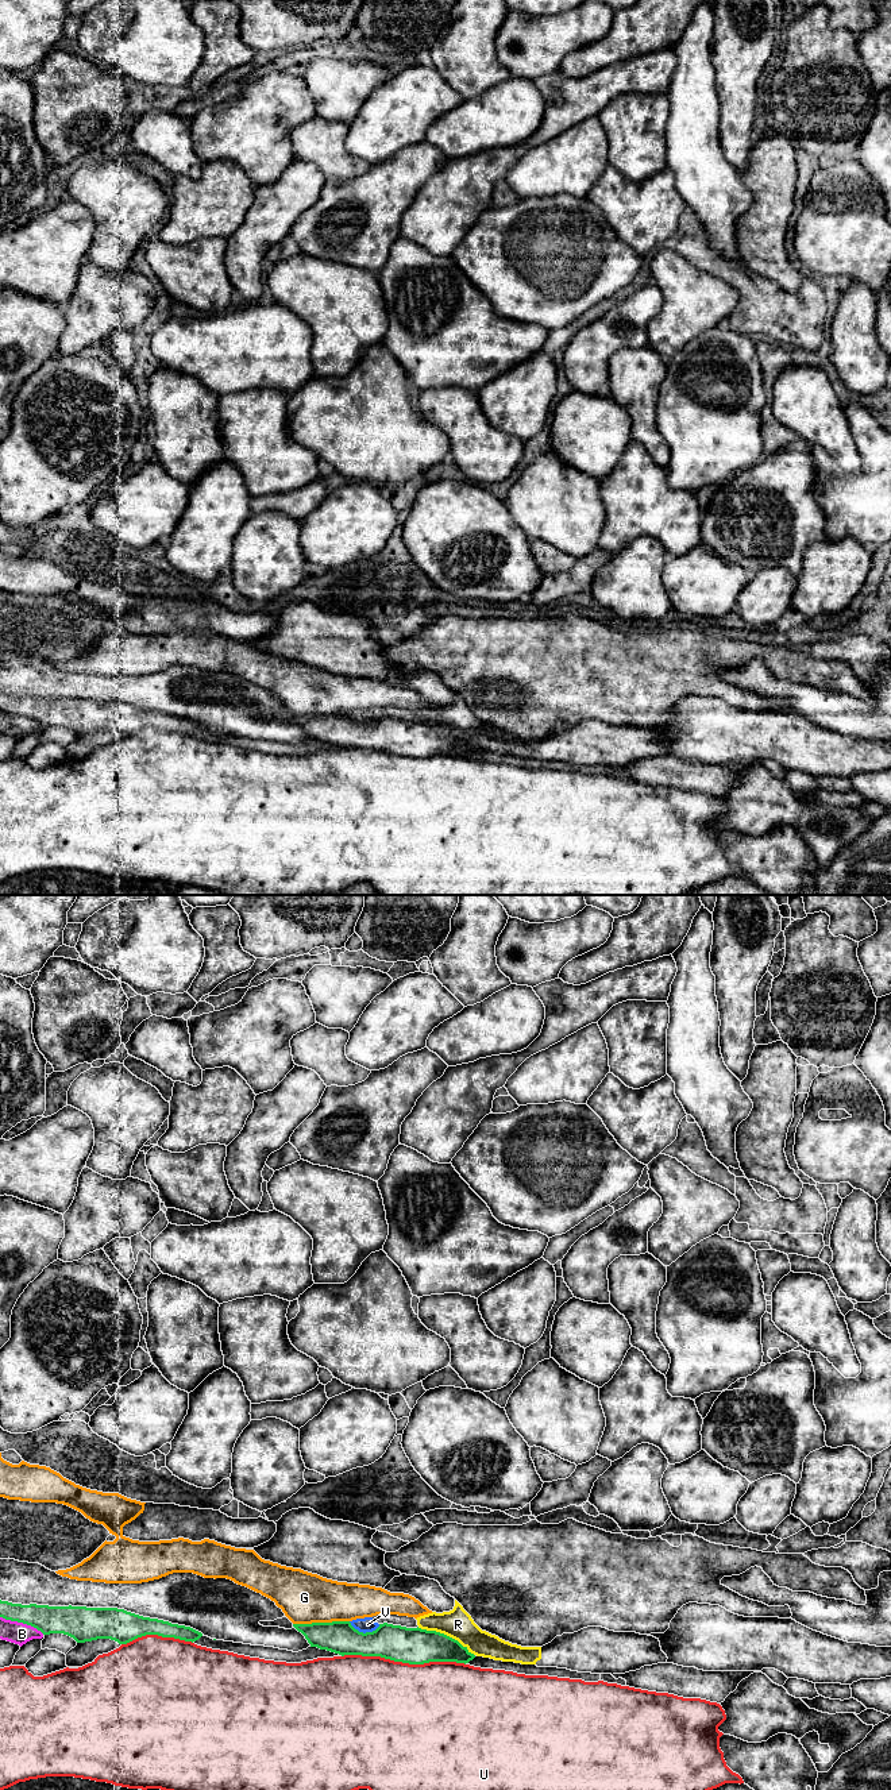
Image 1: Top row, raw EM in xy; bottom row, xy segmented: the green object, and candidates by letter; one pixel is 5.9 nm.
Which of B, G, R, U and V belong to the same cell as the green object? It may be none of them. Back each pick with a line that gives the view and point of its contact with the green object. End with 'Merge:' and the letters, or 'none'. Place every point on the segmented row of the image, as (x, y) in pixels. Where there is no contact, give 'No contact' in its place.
Merge: none

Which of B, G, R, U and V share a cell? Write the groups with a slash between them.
B / G / R V / U

